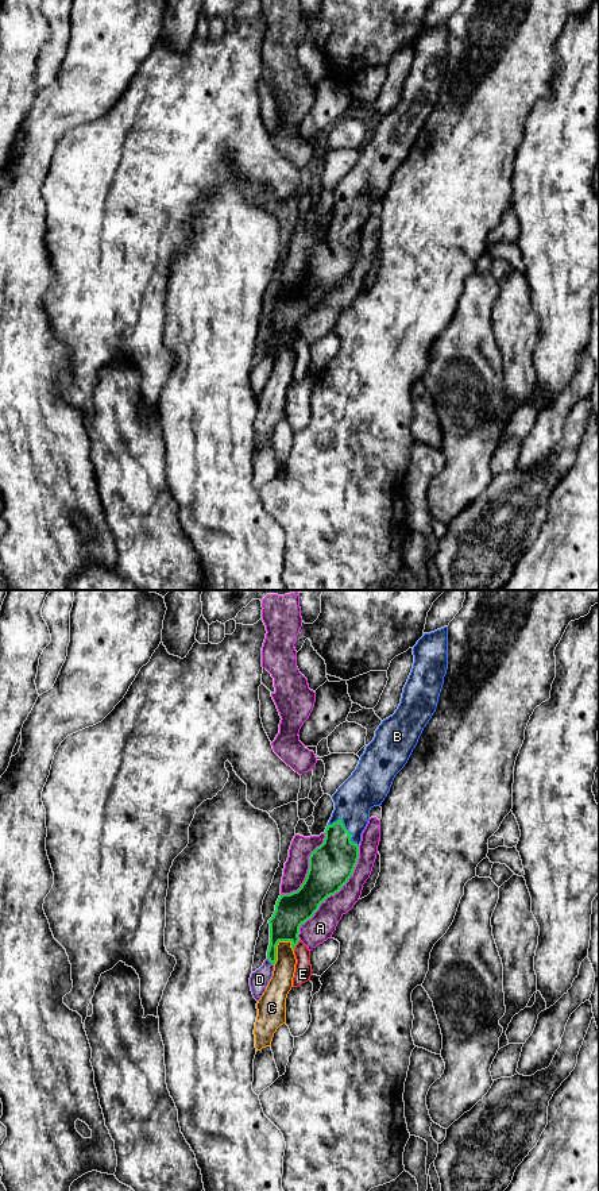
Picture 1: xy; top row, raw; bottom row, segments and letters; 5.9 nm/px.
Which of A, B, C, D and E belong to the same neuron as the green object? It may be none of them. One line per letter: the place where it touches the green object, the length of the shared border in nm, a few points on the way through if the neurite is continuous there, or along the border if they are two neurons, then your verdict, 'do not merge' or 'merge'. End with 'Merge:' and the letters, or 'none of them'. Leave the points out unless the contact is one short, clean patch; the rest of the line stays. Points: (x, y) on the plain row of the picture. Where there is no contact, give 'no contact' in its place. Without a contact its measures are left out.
A: contact xy (333, 289); length 700 nm; do not merge
B: contact xy (344, 222); length 220 nm; way xy (331, 259), (340, 246), (344, 222), (352, 196), (363, 185); merge
C: contact xy (275, 343); length 190 nm; do not merge
D: contact xy (269, 355); length 70 nm; do not merge
E: contact xy (296, 339); length 70 nm; do not merge
Merge: B

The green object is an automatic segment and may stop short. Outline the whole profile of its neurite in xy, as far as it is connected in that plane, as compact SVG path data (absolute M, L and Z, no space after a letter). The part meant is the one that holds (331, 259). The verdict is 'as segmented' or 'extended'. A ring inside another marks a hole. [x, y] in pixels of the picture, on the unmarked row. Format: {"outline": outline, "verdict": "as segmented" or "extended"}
{"outline": "M448 22L424 28L413 42L413 50L413 63L398 104L382 116L356 165L332 190L335 205L324 227L324 238L309 251L304 278L277 296L268 315L267 354L273 361L278 338L290 336L294 346L301 320L352 271L370 205L382 200L436 107L448 65Z", "verdict": "extended"}

